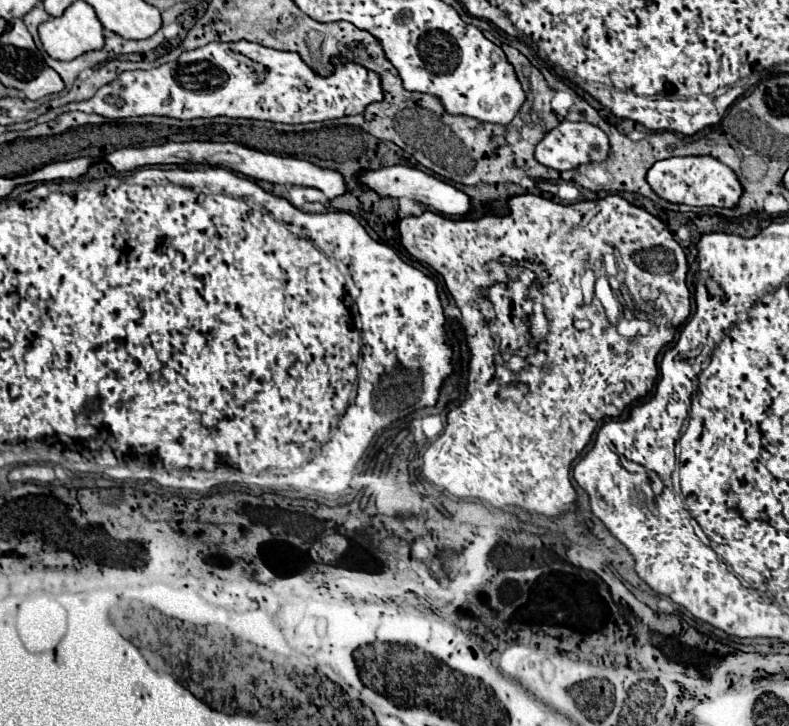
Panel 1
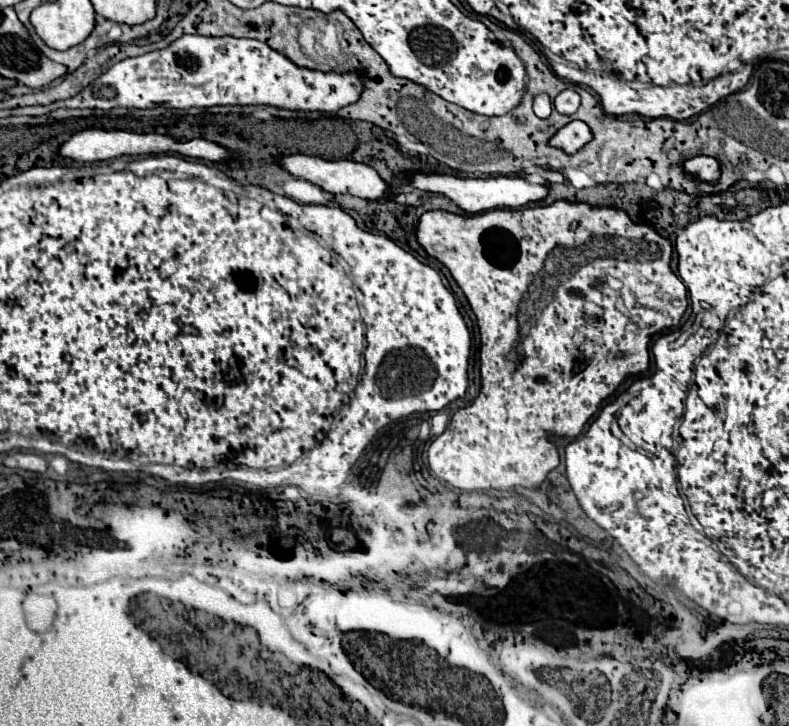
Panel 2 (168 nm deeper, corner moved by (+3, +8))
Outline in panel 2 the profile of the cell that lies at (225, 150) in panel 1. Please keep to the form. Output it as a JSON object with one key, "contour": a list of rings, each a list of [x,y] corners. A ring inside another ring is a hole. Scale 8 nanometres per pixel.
{"contour":[[[305,154],[279,156],[279,164],[289,174],[309,180],[331,194],[351,194],[351,196],[359,196],[359,198],[367,198],[367,200],[385,200],[391,194],[389,186],[367,164],[359,164],[359,162],[351,162],[351,160],[323,160],[323,158],[305,156]]]}

